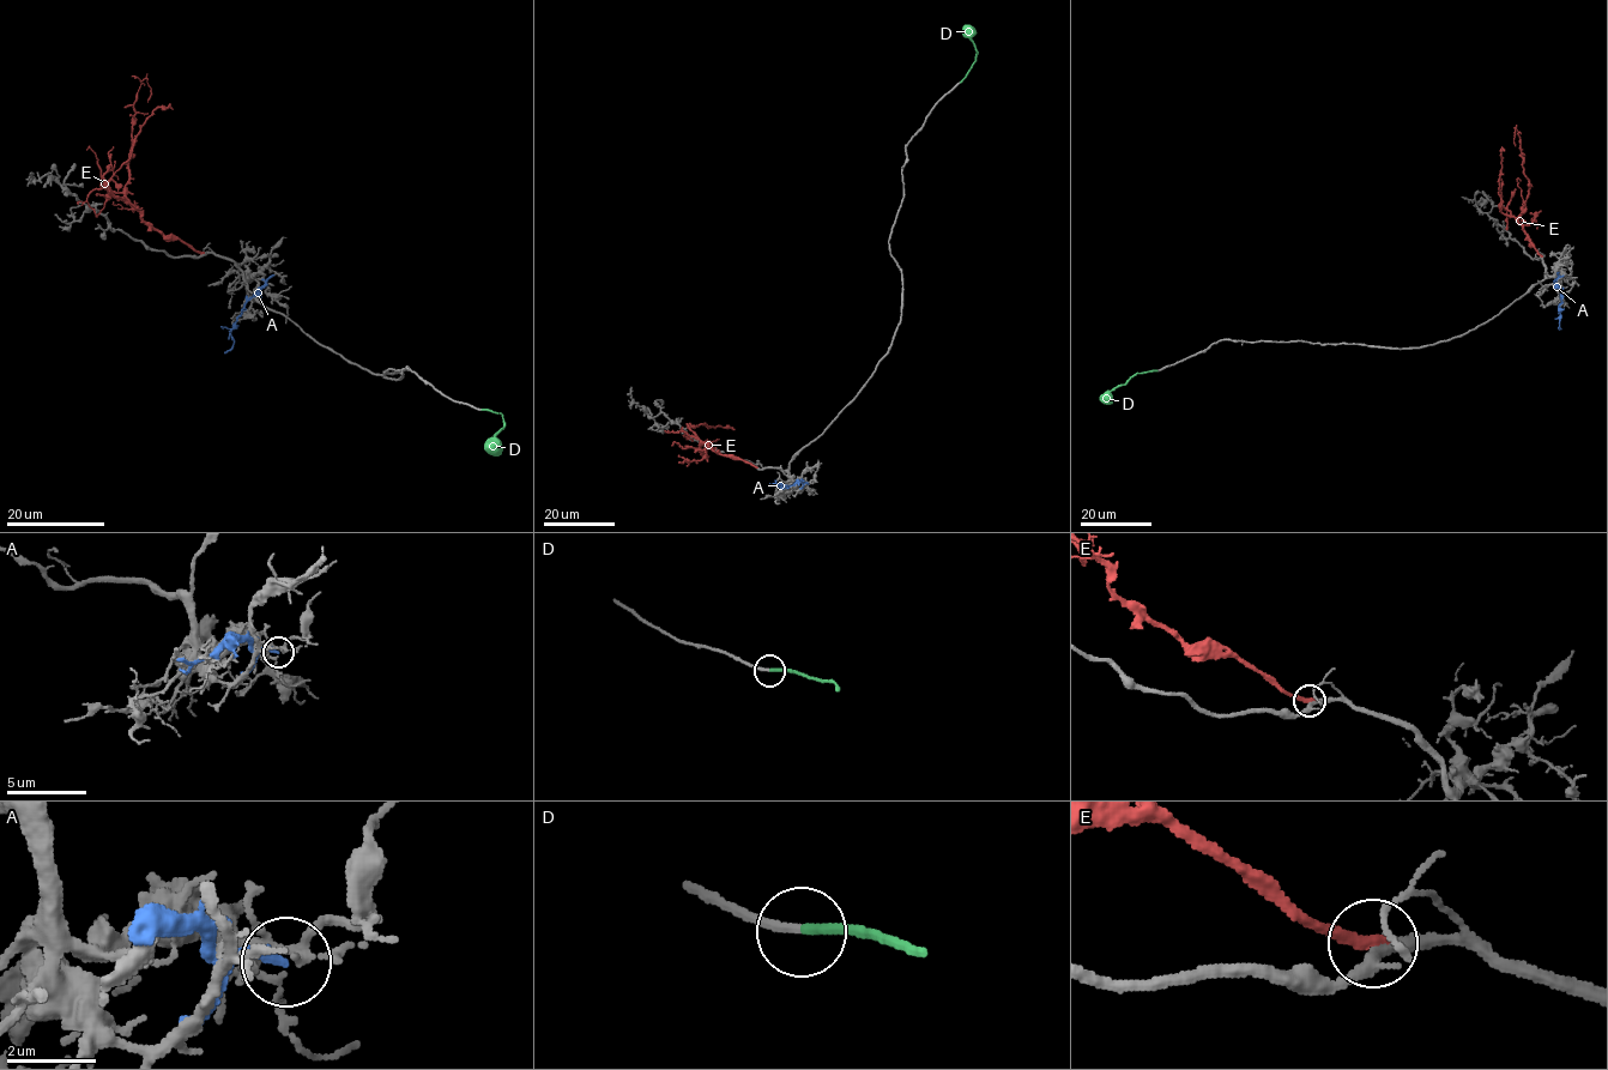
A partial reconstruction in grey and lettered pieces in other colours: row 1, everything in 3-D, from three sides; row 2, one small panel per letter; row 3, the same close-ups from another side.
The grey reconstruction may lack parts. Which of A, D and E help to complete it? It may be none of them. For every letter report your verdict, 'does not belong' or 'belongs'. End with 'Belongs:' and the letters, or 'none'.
A: does not belong
D: belongs
E: does not belong
Belongs: D

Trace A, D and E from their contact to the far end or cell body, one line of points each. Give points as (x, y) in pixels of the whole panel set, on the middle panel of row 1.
A: (809, 483), (773, 485)
D: (960, 82), (975, 58), (973, 41), (966, 34), (968, 30)
E: (756, 467), (720, 454), (705, 443), (699, 451), (702, 454), (706, 446), (717, 440)

